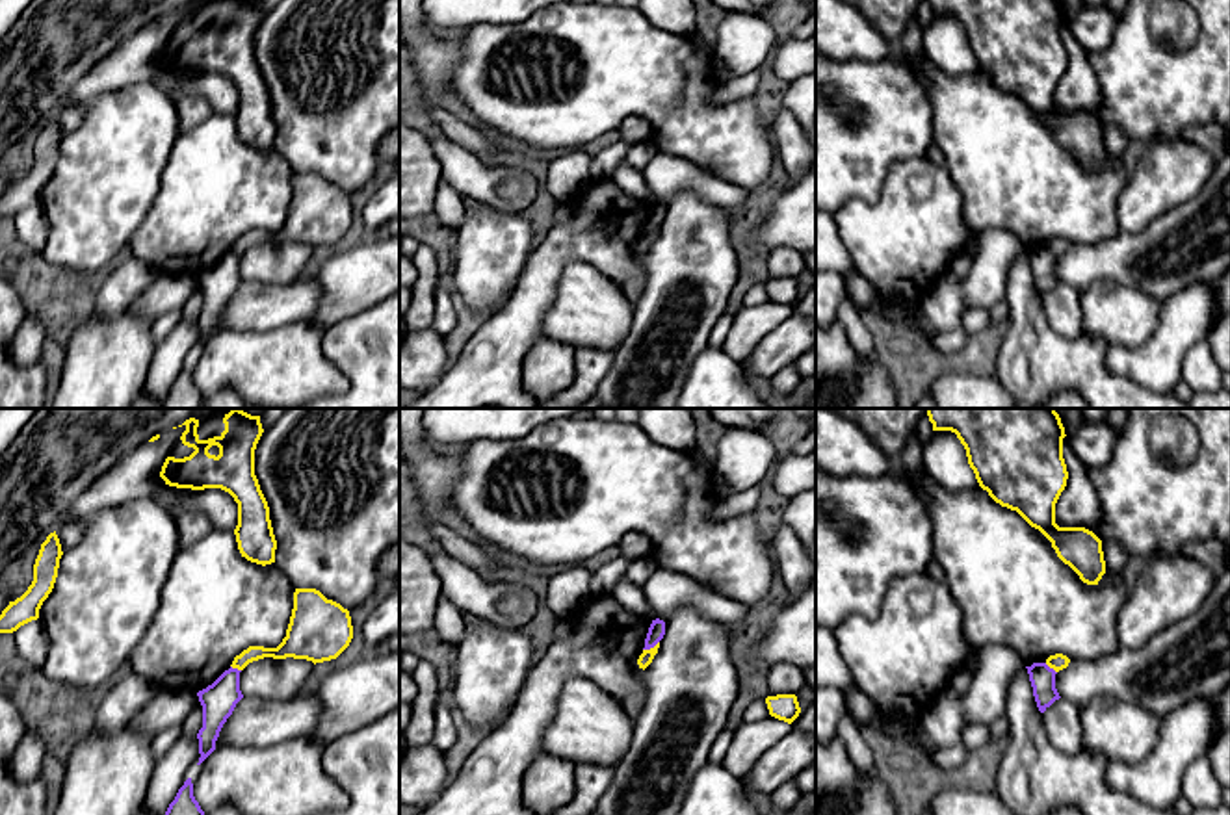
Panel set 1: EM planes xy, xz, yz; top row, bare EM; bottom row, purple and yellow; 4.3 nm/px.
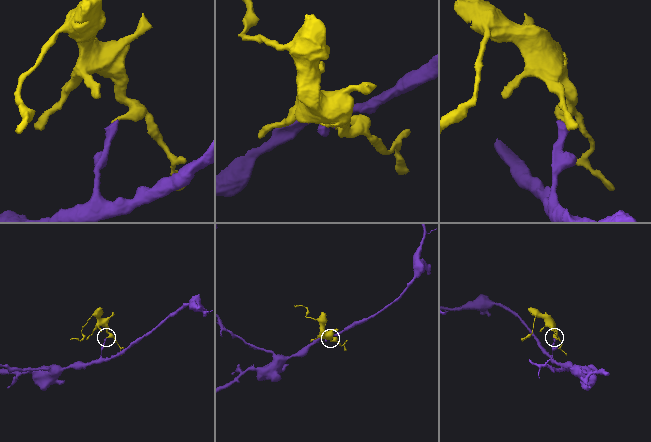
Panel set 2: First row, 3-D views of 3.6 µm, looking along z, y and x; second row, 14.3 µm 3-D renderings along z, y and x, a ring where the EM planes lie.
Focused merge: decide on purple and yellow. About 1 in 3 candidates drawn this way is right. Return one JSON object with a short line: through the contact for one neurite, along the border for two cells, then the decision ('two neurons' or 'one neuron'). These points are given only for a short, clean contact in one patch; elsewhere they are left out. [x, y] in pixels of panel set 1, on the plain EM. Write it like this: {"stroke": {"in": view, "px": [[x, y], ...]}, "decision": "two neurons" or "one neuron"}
{"stroke": {"in": "xz", "px": [[658, 225], [643, 234]]}, "decision": "two neurons"}

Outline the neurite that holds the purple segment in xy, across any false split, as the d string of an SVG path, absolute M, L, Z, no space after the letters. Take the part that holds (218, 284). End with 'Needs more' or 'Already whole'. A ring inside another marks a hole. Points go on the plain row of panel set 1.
M230 251L212 269L197 277L203 290L203 312L197 317L201 342L197 349L216 334L223 308L243 282L240 275L240 256L242 254Z. Already whole

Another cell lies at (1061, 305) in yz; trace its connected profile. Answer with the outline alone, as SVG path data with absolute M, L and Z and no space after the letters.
M1063 282L1055 284L1042 297L1042 308L1050 327L1055 332L1066 338L1083 336L1083 312L1078 290Z

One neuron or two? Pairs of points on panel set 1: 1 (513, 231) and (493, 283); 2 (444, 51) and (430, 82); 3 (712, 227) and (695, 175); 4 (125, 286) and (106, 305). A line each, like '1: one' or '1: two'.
1: one
2: one
3: two
4: one

